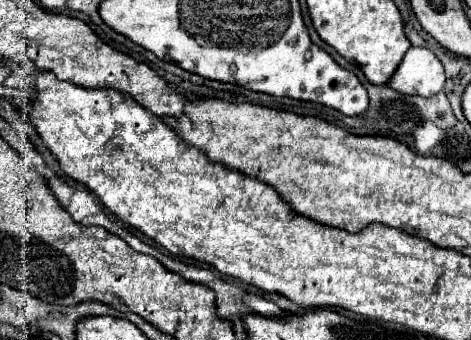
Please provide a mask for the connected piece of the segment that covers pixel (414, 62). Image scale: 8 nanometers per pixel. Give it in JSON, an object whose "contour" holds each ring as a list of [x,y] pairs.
{"contour":[[[410,46],[388,80],[388,86],[400,94],[418,94],[428,98],[444,88],[444,80],[444,66],[434,52],[424,46]]]}

